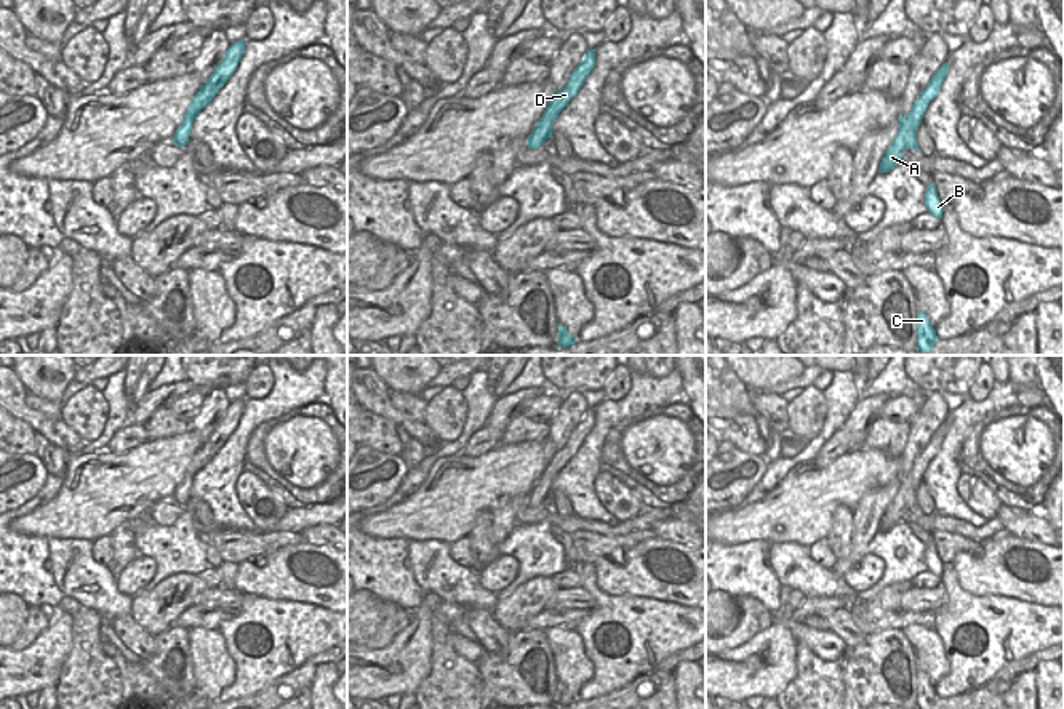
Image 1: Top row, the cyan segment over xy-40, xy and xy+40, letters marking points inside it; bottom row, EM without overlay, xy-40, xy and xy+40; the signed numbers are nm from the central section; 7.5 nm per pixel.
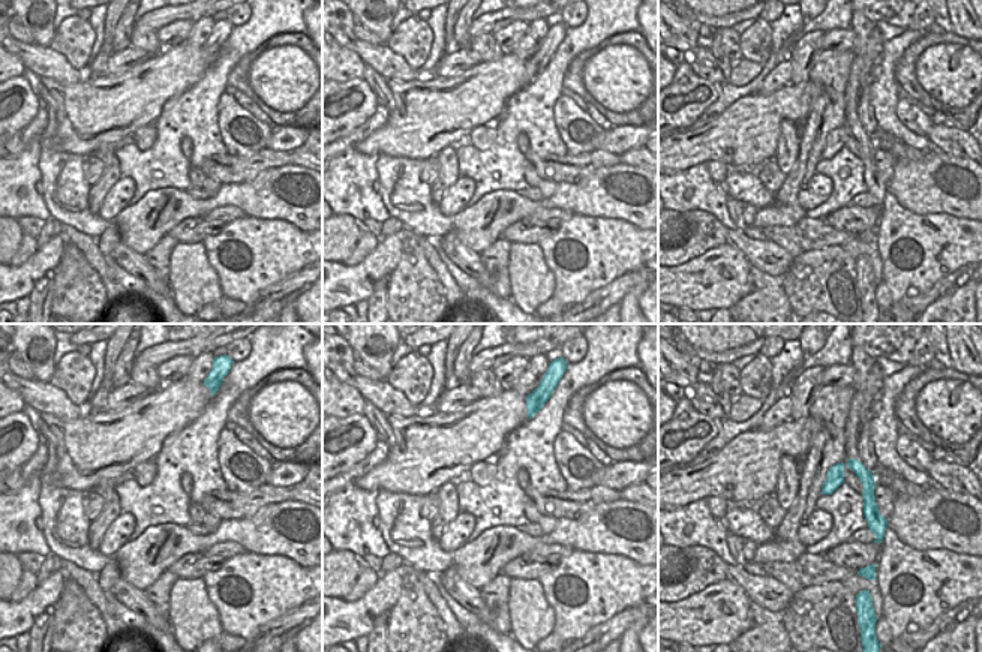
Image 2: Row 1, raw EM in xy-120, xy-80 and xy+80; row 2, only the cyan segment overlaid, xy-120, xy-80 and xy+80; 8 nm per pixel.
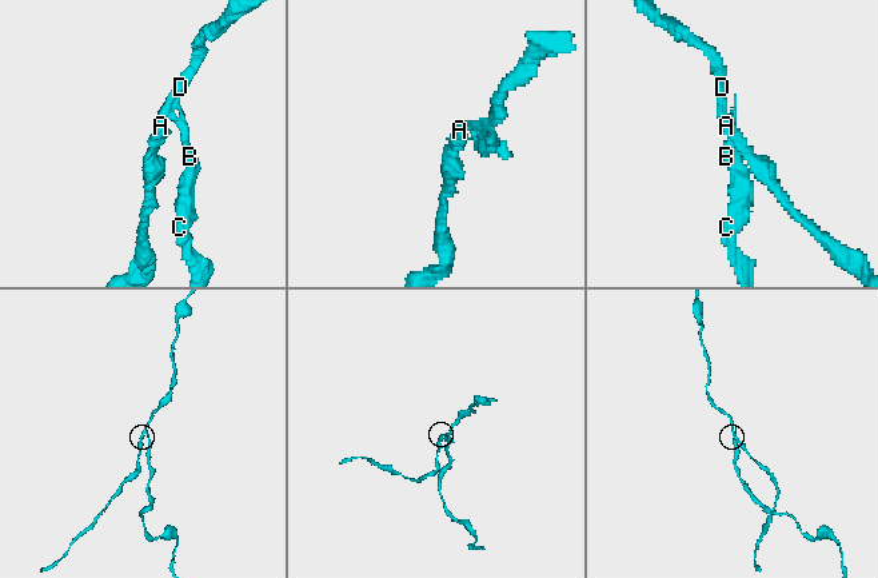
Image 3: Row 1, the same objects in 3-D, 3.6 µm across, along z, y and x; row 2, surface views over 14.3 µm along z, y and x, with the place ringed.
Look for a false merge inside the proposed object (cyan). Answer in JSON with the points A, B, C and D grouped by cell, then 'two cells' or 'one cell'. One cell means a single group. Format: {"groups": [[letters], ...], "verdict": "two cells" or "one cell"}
{"groups": [["A", "D"], ["B", "C"]], "verdict": "two cells"}

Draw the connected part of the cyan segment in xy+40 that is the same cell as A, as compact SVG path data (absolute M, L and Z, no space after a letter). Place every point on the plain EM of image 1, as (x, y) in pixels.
M944 421L934 431L928 445L920 451L917 459L912 463L910 471L906 475L899 474L899 490L891 504L888 506L888 509L885 511L880 520L878 531L888 531L890 528L902 522L902 507L906 506L906 496L912 485L915 487L917 491L928 463L938 455L942 445L947 429L949 429L949 421Z

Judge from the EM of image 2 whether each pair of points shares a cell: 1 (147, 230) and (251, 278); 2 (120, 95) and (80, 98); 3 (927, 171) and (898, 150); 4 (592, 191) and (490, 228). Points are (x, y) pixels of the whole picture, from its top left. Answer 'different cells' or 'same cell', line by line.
1: different cells
2: same cell
3: different cells
4: same cell

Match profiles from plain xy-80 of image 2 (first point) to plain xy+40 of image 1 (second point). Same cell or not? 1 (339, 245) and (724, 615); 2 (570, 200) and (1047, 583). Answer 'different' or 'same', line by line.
1: same
2: same

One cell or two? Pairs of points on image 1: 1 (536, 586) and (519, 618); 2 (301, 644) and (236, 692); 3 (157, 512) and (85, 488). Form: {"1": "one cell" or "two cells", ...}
{"1": "one cell", "2": "one cell", "3": "two cells"}

